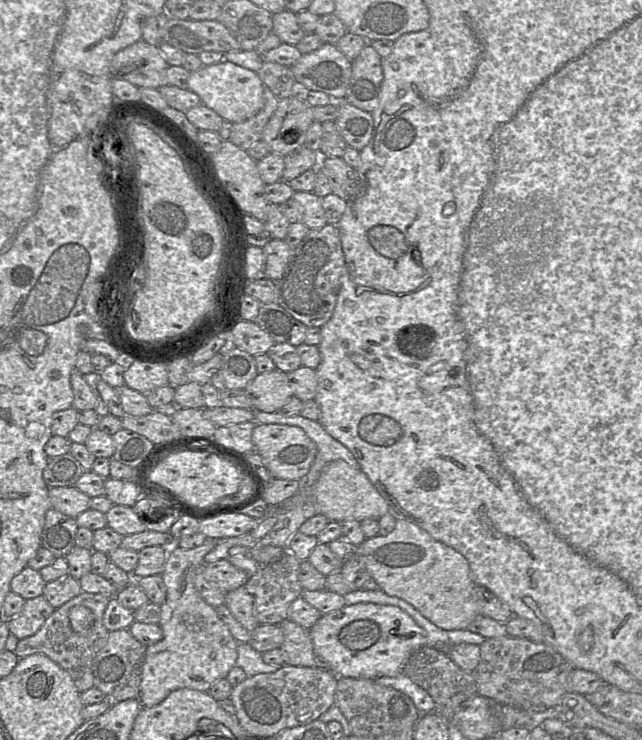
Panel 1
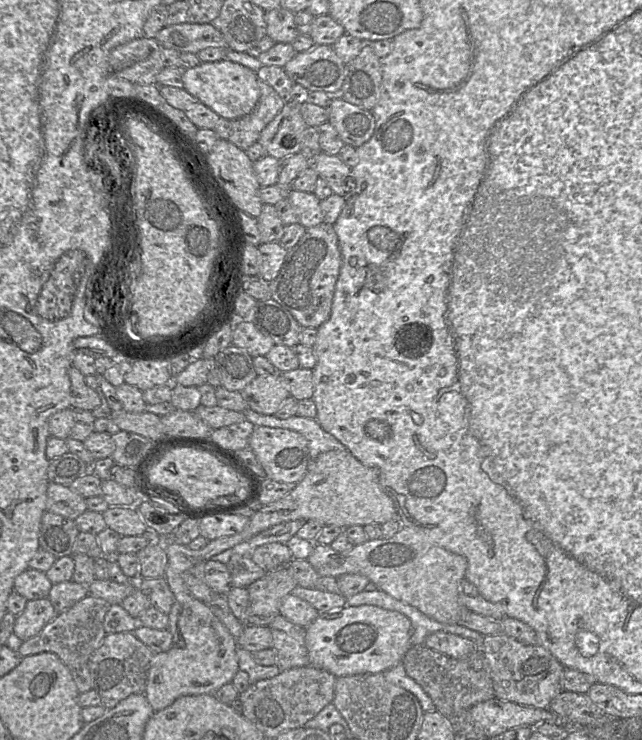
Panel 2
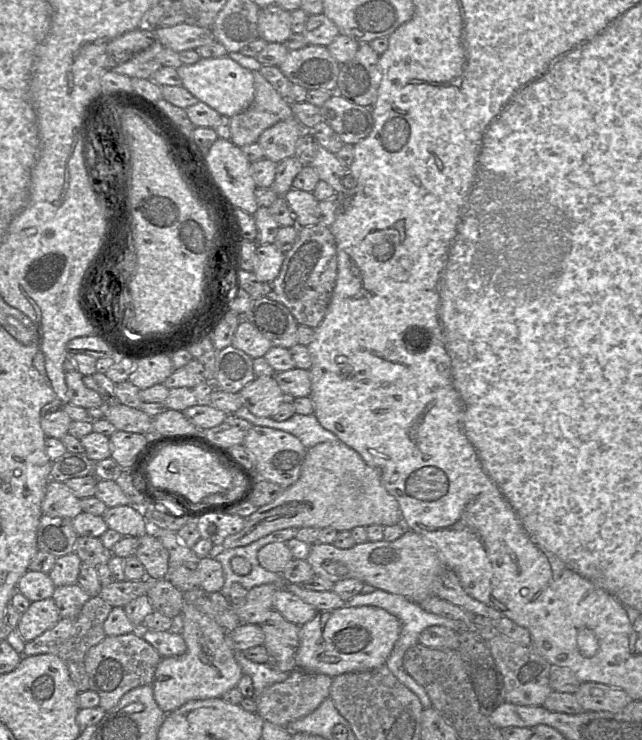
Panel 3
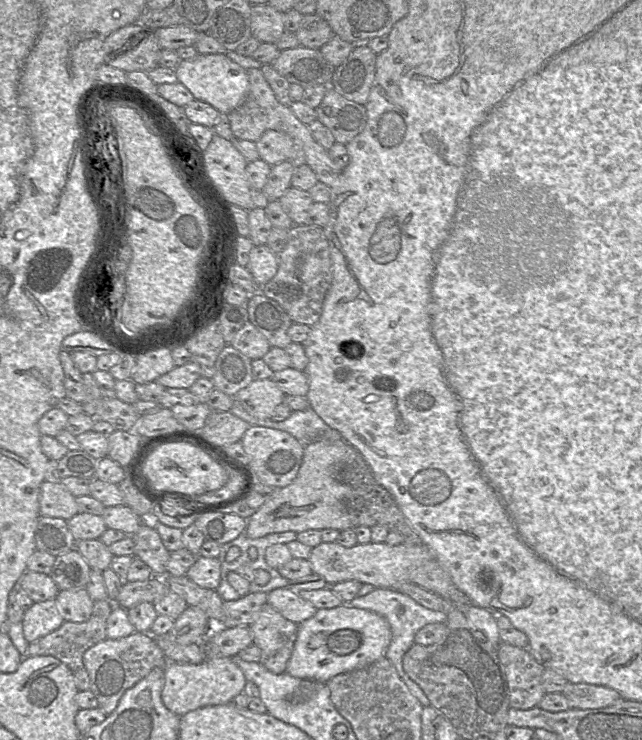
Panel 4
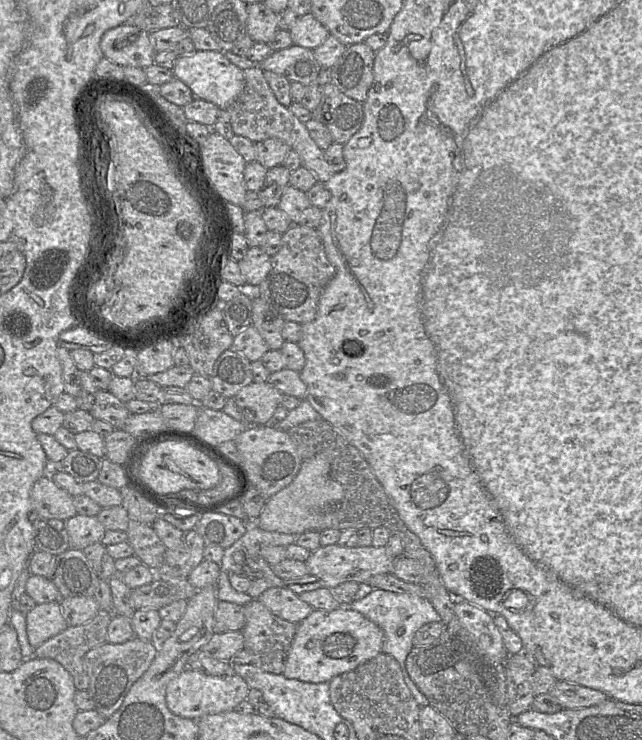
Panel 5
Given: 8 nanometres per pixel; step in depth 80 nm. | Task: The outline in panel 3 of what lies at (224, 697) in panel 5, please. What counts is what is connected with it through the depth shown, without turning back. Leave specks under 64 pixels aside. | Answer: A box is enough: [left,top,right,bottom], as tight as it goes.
[152,600,243,714]

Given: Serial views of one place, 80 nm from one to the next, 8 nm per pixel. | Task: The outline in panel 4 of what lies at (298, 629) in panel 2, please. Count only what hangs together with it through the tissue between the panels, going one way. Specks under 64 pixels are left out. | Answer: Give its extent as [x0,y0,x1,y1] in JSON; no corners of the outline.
[249,603,298,674]

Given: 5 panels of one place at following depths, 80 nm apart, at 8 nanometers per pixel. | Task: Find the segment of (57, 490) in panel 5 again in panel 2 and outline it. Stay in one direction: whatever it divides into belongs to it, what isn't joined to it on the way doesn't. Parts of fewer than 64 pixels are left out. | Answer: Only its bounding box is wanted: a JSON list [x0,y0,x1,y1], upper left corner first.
[46,482,87,520]

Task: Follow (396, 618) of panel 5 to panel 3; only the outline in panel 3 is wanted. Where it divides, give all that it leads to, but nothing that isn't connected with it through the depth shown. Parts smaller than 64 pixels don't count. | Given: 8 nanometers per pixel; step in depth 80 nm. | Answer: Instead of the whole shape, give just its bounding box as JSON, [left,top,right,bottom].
[346,589,475,709]

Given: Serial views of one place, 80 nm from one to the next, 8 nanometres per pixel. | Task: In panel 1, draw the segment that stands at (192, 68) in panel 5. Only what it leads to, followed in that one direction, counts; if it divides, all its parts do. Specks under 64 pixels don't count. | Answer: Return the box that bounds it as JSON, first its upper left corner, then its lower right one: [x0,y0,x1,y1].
[188,59,265,123]

